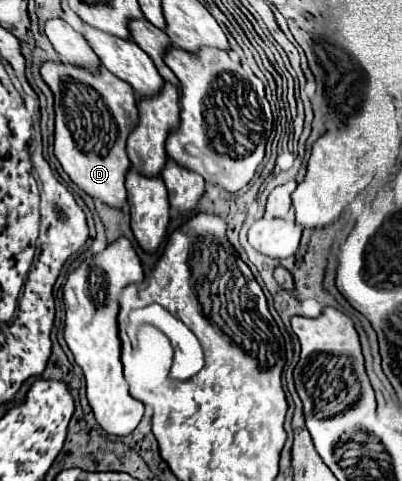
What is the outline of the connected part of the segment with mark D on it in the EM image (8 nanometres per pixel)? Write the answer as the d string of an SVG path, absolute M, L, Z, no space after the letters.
M45 62L43 80L55 94L55 156L69 178L91 198L121 210L127 202L125 178L131 170L127 158L127 136L139 122L137 100L129 84L101 68L99 74Z

